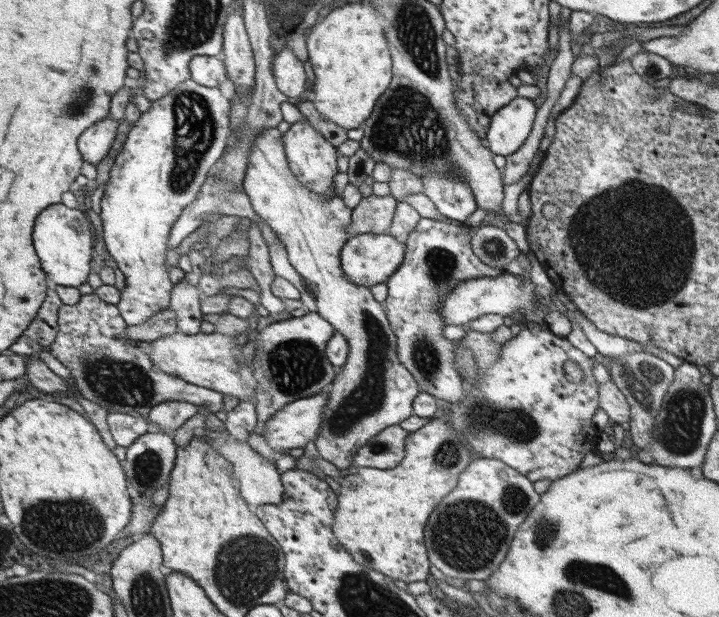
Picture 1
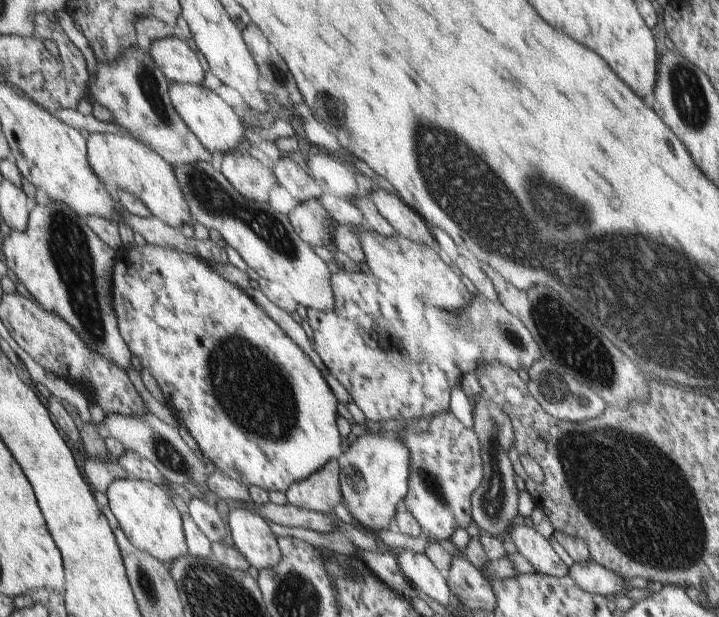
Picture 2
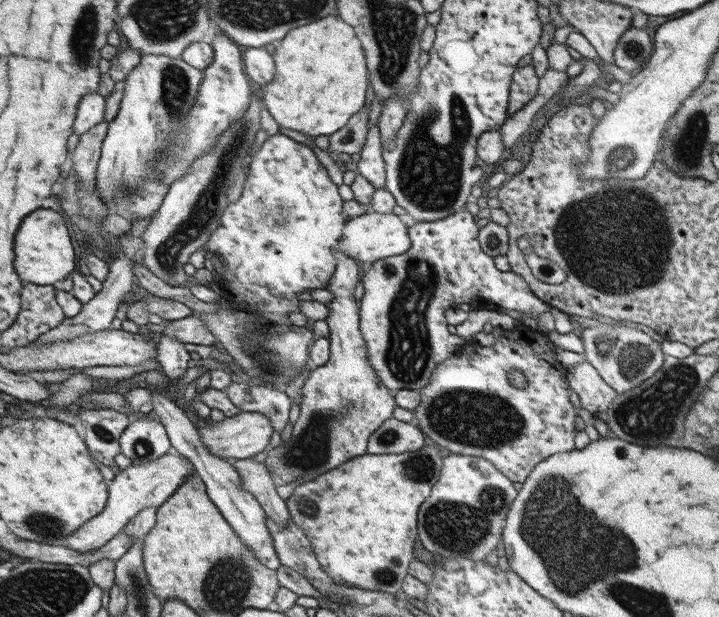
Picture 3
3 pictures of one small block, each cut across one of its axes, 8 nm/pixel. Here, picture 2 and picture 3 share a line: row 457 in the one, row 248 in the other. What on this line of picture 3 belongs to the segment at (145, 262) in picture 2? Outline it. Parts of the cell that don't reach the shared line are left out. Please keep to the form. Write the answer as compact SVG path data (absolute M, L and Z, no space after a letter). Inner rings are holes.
M279 132L264 143L252 160L244 195L239 202L231 202L223 212L222 224L214 231L207 251L216 253L228 266L228 271L222 272L220 278L222 288L226 288L225 299L238 311L244 310L268 320L264 329L252 333L252 338L258 334L268 338L272 328L281 329L282 324L292 325L288 316L292 312L302 311L300 294L314 288L325 288L333 280L332 274L336 268L334 250L338 250L336 240L342 236L348 216L345 206L342 206L338 186L328 178L326 168L308 146Z

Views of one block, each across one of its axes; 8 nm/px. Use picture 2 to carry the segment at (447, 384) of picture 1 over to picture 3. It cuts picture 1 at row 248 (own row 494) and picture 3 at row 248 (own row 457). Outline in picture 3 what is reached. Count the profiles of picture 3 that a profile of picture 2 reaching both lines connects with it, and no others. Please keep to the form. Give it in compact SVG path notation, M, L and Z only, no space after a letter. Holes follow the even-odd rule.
M465 209L444 219L412 223L410 236L413 237L413 246L409 251L374 261L366 266L362 275L362 336L366 336L365 346L370 348L370 364L374 364L374 372L392 392L398 389L418 391L426 387L433 378L434 368L458 354L461 346L467 342L448 331L446 310L456 308L458 304L469 304L473 309L491 307L512 312L520 319L535 320L552 309L550 304L534 294L530 284L520 274L498 270L494 265L494 257L480 250L476 240L478 226L474 216Z

